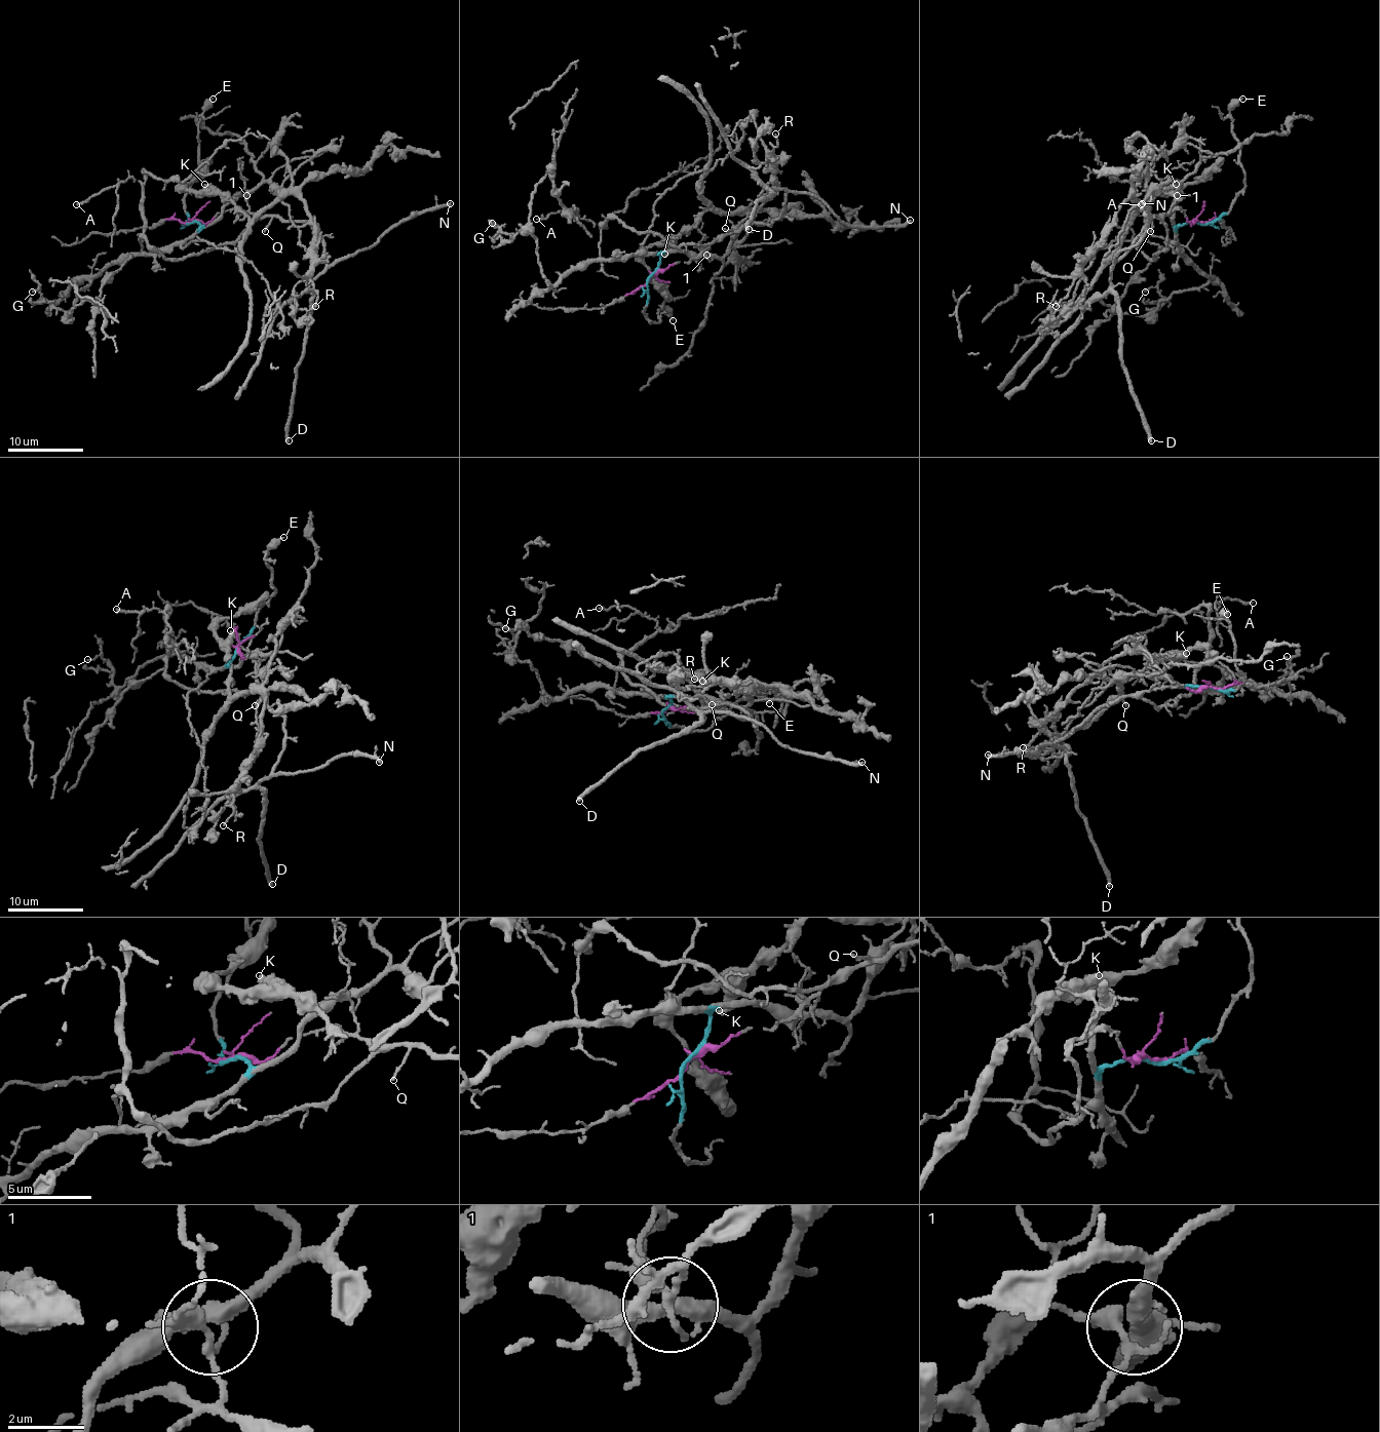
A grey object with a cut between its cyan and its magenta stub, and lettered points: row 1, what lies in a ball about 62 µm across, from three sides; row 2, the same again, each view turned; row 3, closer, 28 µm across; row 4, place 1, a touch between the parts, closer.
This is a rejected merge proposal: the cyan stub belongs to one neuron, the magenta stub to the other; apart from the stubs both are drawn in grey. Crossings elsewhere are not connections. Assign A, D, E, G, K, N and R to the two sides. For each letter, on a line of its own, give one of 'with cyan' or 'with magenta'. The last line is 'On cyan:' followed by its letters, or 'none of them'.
A: with magenta
D: with magenta
E: with cyan
G: with cyan
K: with cyan
N: with magenta
R: with cyan
On cyan: E, G, K, R

